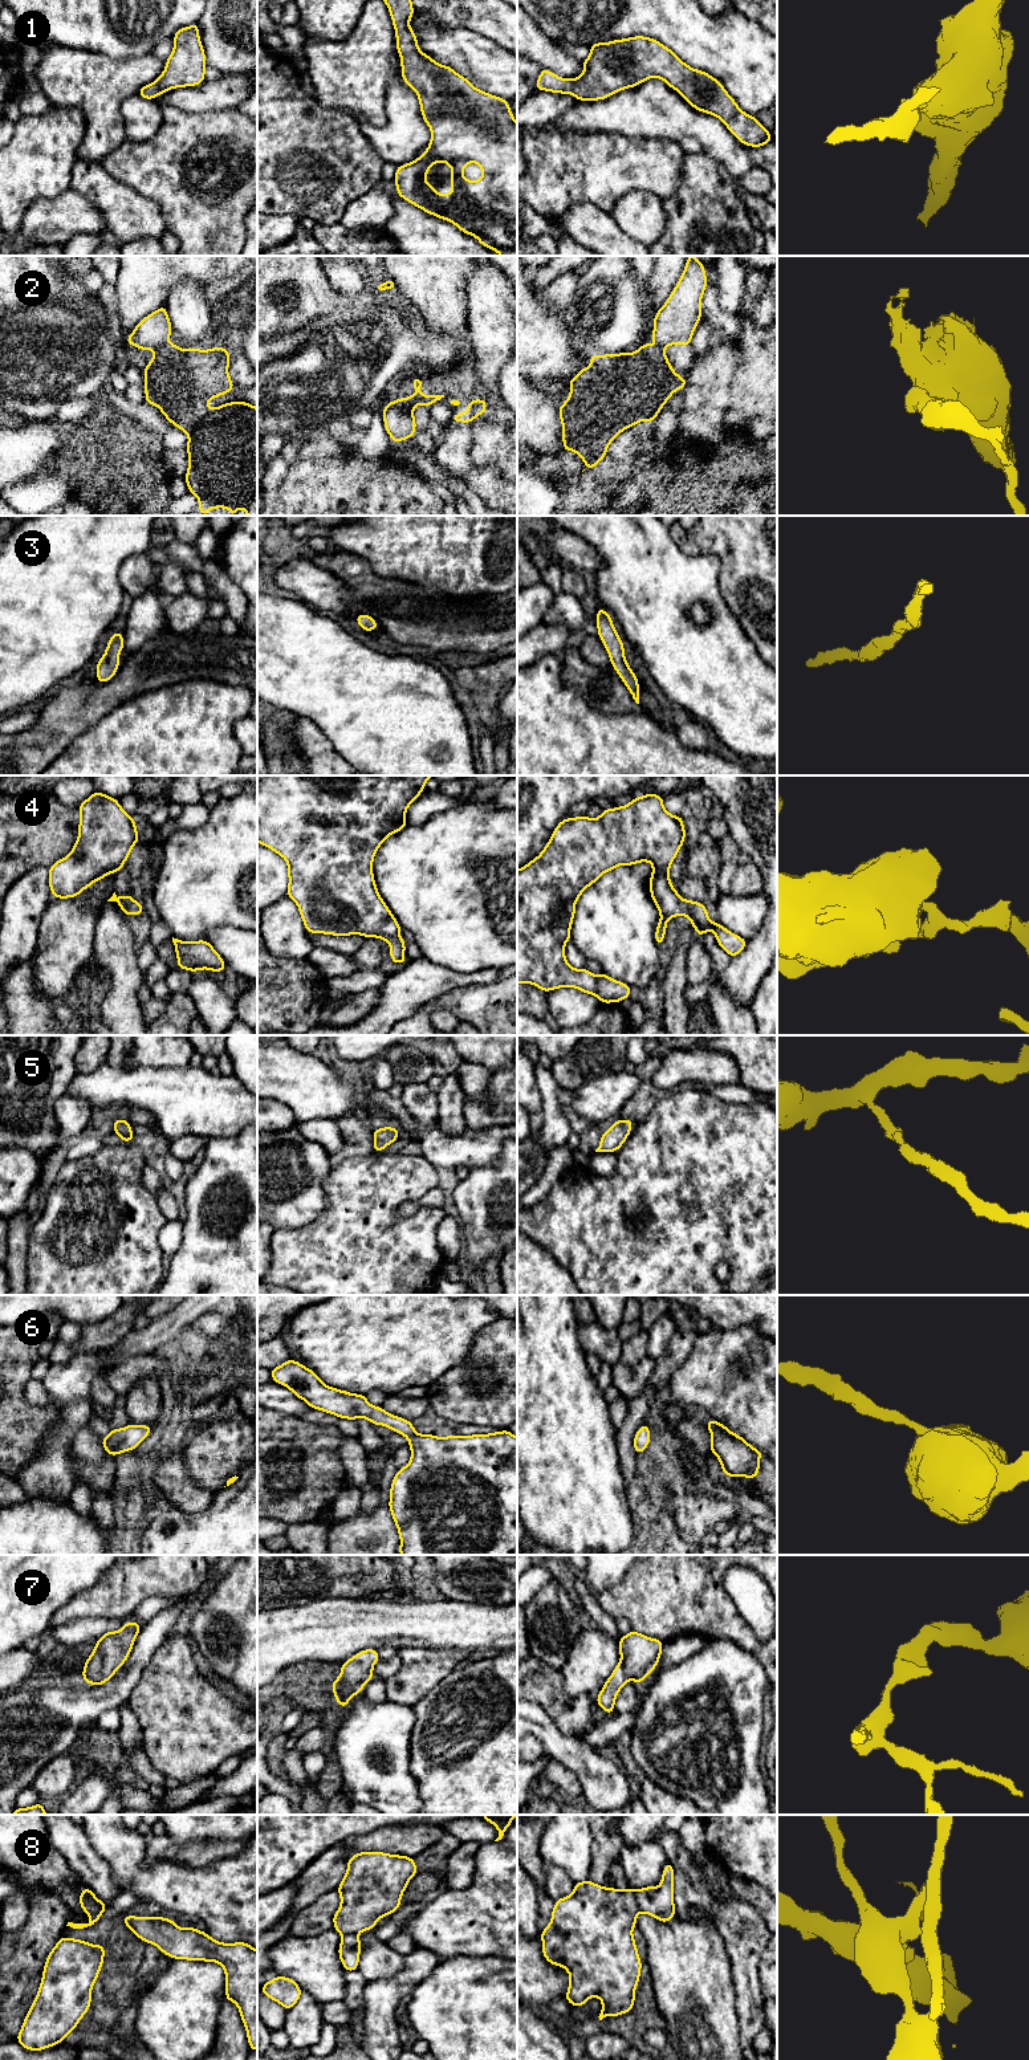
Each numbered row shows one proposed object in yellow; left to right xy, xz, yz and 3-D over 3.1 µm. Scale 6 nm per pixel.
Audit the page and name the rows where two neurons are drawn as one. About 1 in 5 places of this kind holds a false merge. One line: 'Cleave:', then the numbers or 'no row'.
Cleave: 2, 8

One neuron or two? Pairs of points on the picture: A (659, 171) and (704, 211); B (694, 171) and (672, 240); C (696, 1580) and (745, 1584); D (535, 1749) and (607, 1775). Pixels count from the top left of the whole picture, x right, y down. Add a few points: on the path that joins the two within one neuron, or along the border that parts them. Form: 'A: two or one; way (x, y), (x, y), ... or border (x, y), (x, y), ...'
A: two; border (684, 157), (682, 182), (663, 200)
B: one; way (694, 188), (694, 218), (690, 223)
C: two; border (727, 1568), (723, 1576), (723, 1588), (732, 1598)
D: two; border (531, 1734), (544, 1751)

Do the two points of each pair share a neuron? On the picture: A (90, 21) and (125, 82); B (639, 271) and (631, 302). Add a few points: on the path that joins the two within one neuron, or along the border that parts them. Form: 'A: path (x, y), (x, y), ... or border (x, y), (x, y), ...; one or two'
A: border (80, 49), (100, 52), (110, 57), (141, 56); two
B: border (631, 269), (639, 288); two

